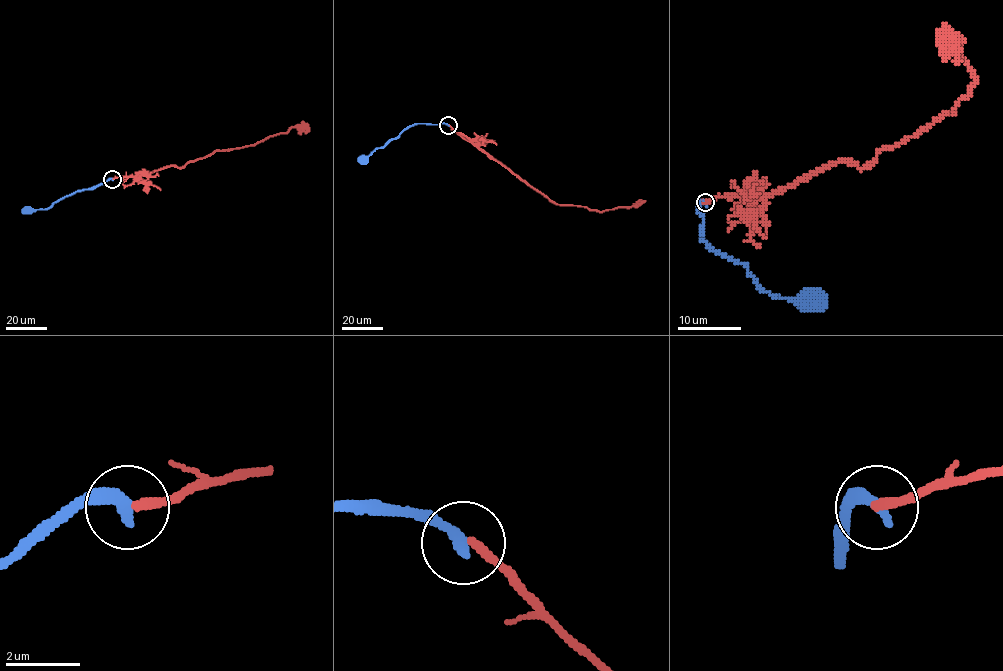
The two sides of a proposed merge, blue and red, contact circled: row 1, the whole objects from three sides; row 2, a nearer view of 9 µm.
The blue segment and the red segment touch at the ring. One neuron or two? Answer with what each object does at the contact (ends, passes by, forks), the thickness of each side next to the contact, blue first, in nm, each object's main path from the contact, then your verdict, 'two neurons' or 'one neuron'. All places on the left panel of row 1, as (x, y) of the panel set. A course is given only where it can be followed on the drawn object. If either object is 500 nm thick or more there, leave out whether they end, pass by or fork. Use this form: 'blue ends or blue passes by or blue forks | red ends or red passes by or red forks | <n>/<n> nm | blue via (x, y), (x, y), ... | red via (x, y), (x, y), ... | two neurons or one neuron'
blue ends | red ends | 360/240 nm | blue via (112, 179), (78, 190), (47, 208), (21, 211) | red via (112, 179), (141, 177), (170, 166), (183, 168), (215, 151), (250, 146), (291, 128), (304, 127), (305, 133) | two neurons

